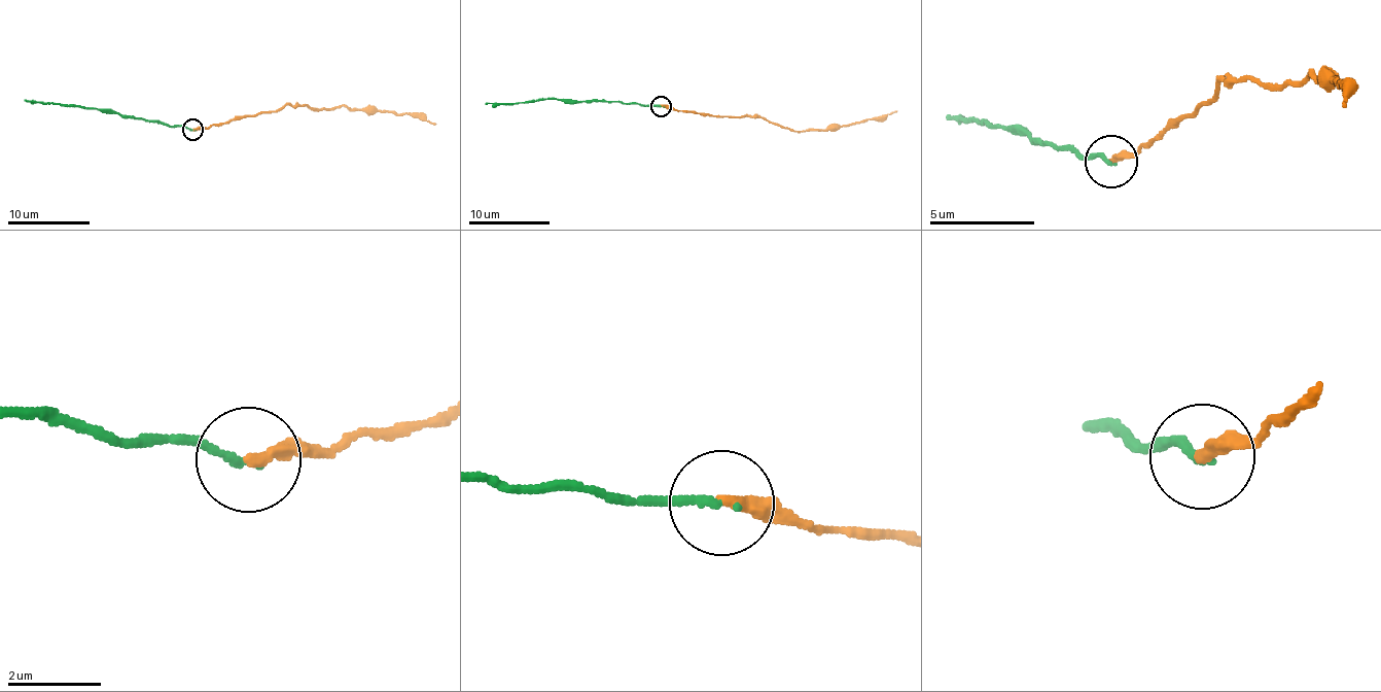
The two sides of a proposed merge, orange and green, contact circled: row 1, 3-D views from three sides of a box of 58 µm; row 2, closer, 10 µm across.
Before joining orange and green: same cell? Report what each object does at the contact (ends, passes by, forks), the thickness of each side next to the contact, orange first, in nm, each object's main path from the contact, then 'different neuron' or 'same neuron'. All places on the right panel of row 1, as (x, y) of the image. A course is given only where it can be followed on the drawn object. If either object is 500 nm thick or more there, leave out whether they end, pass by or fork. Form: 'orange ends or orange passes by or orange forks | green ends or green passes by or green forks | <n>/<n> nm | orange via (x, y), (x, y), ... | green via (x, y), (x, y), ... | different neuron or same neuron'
orange ends | green ends | 260/170 nm | orange via (1112, 163), (1210, 105), (1218, 82), (1299, 82), (1312, 70), (1316, 79), (1353, 81), (1346, 105) | green via (1112, 163), (1066, 146), (1032, 145), (1005, 128), (950, 116) | same neuron

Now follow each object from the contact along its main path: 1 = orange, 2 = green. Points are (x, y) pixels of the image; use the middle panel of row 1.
1: (662, 106), (713, 116), (760, 115), (793, 131), (838, 129), (859, 122), (881, 119), (897, 111)
2: (662, 106), (560, 99), (485, 104)

